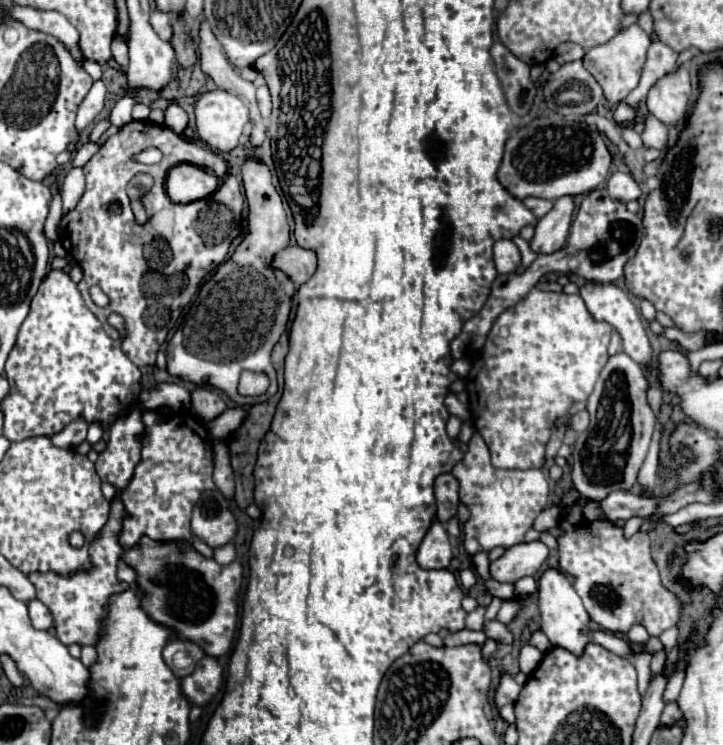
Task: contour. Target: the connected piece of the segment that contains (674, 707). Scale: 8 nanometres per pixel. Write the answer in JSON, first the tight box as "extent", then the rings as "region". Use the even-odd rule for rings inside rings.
{"extent":[660,702,682,726],"region":[[[668,702],[666,708],[664,708],[664,712],[662,712],[660,726],[672,726],[672,724],[676,724],[680,720],[682,720],[682,712],[680,712],[678,704],[676,702]]]}

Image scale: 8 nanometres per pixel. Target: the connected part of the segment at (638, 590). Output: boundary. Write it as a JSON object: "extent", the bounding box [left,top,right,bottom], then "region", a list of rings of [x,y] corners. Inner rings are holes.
{"extent":[558,498,682,636],"region":[[[580,498],[570,508],[570,512],[566,512],[566,516],[560,520],[560,526],[566,532],[564,536],[558,538],[560,570],[564,570],[568,576],[574,578],[574,590],[582,598],[586,612],[590,614],[590,618],[596,624],[600,624],[608,632],[626,634],[634,622],[642,622],[650,636],[660,636],[666,628],[672,628],[678,624],[682,602],[678,600],[676,594],[672,594],[670,590],[666,590],[660,584],[658,568],[650,556],[648,534],[636,532],[632,538],[626,540],[622,528],[612,526],[612,522],[608,518],[604,518],[600,506],[596,506],[596,502],[592,502],[592,500],[584,500],[584,498]]]}

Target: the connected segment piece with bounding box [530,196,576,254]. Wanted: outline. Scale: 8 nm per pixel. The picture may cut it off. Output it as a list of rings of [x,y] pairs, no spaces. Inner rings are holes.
[[[562,196],[554,202],[554,208],[536,224],[536,234],[530,242],[534,252],[550,254],[564,246],[570,232],[574,208],[574,196]]]

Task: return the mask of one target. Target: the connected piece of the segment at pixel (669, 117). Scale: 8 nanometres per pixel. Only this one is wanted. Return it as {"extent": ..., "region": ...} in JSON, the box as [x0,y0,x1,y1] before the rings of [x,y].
{"extent":[646,66,690,126],"region":[[[678,66],[674,72],[668,72],[650,88],[646,106],[650,114],[662,120],[666,126],[672,126],[688,116],[690,102],[690,76],[684,66]]]}

